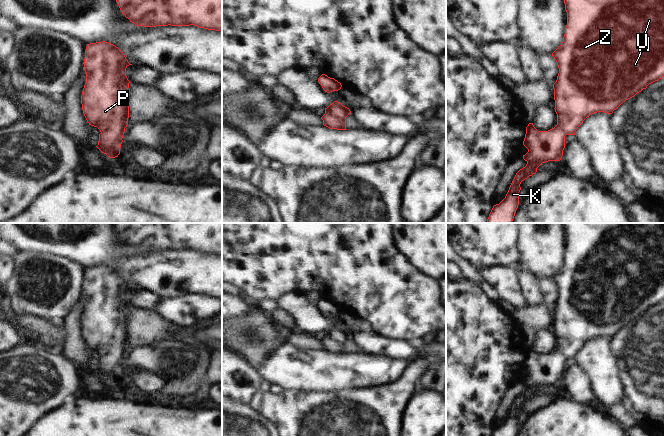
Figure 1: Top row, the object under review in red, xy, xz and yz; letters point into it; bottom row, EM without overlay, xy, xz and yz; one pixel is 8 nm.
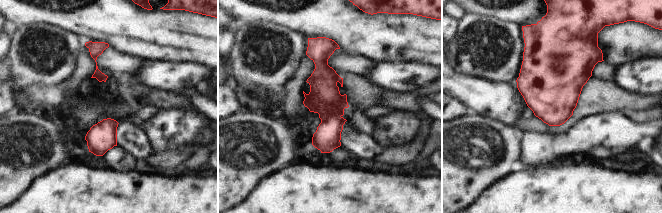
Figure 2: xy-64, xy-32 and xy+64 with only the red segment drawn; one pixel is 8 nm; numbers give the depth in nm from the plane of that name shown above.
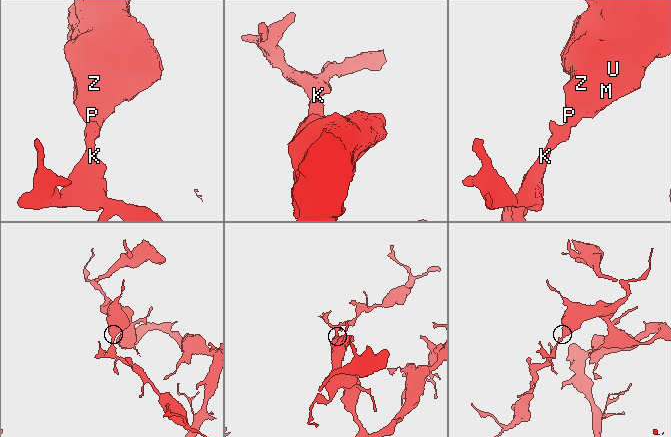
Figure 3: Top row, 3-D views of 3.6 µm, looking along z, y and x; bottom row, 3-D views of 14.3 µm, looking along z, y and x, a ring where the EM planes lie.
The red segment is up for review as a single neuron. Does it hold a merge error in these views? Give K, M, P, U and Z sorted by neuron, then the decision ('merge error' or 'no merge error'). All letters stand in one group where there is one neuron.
K M P U Z; no merge error

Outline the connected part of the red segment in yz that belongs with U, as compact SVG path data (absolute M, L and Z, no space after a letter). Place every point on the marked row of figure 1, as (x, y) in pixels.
M564 0L564 4L567 12L565 34L561 45L552 53L552 56L556 60L559 68L557 80L553 84L555 100L554 109L557 114L557 125L548 131L538 131L534 127L533 123L528 124L523 141L523 145L528 149L528 152L523 155L523 159L527 162L527 164L516 173L505 198L499 204L493 206L487 219L487 223L512 223L519 205L521 182L535 174L537 172L537 168L542 163L548 161L560 161L565 148L565 136L575 135L576 130L587 117L597 112L612 114L613 111L616 110L623 102L634 97L643 89L646 89L649 84L664 77L664 0Z

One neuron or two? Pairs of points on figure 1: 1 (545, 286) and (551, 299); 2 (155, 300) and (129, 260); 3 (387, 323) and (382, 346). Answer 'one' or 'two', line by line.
1: one
2: two
3: two

